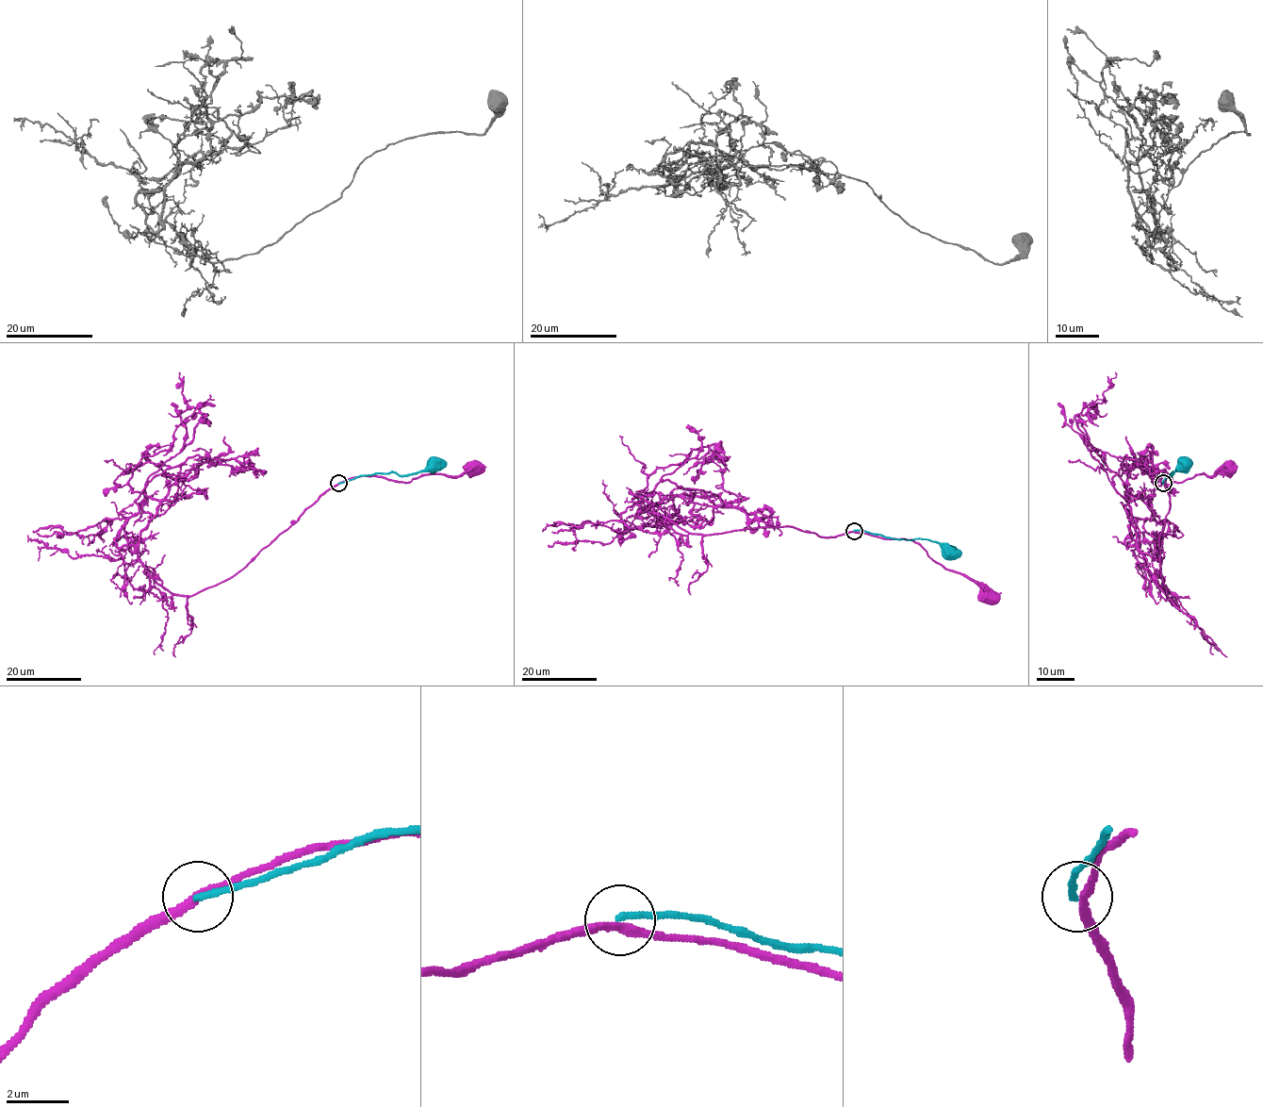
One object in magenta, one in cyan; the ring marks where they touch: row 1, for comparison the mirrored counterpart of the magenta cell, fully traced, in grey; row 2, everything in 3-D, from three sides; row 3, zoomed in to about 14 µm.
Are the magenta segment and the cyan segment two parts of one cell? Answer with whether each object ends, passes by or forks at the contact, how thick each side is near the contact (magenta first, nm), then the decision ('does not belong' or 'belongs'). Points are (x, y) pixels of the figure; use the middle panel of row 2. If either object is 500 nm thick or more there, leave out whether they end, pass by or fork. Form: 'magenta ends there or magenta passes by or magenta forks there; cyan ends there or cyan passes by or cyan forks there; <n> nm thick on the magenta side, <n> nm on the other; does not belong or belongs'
magenta passes by; cyan ends there; 260 nm thick on the magenta side, 200 nm on the other; does not belong

